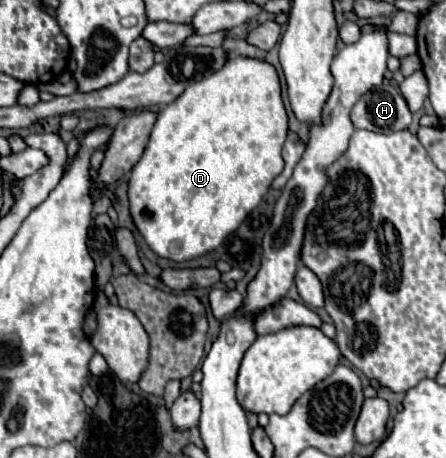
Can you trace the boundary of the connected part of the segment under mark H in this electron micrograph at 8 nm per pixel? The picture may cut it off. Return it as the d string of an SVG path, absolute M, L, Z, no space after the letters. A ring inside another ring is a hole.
M381 85L359 97L351 109L351 123L357 129L391 133L411 125L411 111L395 87Z

